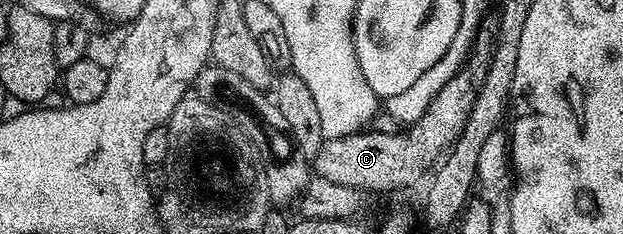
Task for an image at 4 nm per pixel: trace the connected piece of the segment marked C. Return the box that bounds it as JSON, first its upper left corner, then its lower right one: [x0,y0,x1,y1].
[312,23,496,193]

